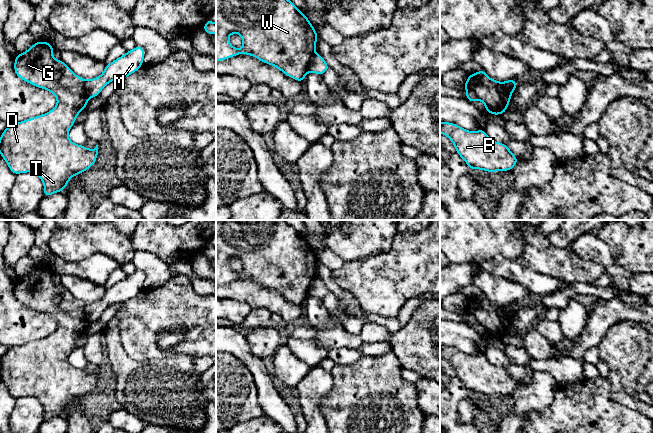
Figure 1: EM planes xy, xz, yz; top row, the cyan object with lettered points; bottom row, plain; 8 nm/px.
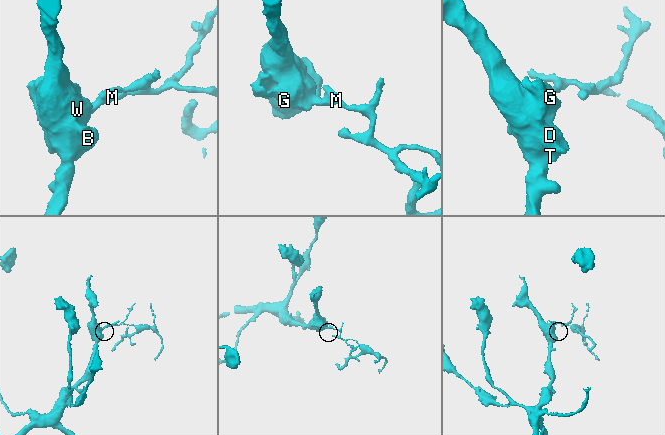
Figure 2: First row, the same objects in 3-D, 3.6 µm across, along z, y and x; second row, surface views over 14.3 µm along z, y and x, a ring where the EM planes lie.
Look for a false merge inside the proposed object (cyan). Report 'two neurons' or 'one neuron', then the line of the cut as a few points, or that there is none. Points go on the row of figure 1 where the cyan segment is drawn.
two neurons; cut yz (513, 80), (509, 80), (506, 83), (506, 89), (510, 94)

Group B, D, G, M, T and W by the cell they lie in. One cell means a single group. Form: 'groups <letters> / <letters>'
groups B D G T W / M

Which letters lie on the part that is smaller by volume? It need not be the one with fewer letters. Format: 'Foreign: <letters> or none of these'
Foreign: M

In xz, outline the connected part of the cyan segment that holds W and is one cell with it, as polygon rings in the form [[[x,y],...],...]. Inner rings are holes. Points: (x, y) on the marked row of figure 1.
[[[216,0],[216,61],[239,54],[251,55],[303,83],[308,73],[308,65],[316,51],[317,36],[318,33],[307,16],[290,0]],[[234,33],[242,37],[243,46],[240,49],[229,42],[229,35]]]

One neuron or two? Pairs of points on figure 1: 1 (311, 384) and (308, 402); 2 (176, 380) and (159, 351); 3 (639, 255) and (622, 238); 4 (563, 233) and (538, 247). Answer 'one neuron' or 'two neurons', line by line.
1: one neuron
2: two neurons
3: one neuron
4: two neurons

